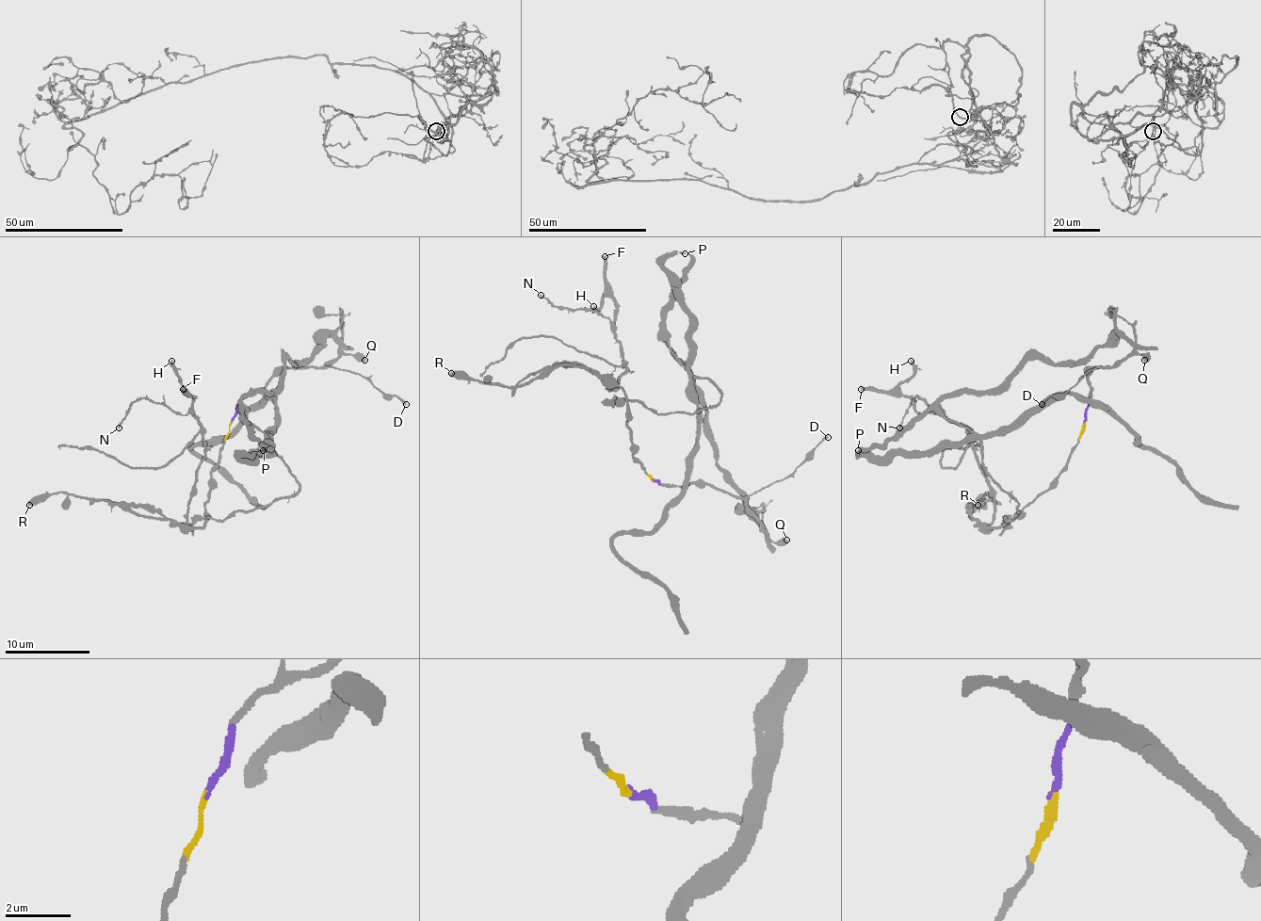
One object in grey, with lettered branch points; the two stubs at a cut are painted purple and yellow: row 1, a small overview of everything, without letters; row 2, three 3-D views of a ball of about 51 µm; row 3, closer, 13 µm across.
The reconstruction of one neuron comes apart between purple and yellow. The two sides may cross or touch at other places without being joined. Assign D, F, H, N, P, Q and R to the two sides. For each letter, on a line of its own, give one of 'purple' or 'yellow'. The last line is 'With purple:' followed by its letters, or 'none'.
D: purple
F: yellow
H: yellow
N: yellow
P: purple
Q: purple
R: yellow
With purple: D, P, Q

